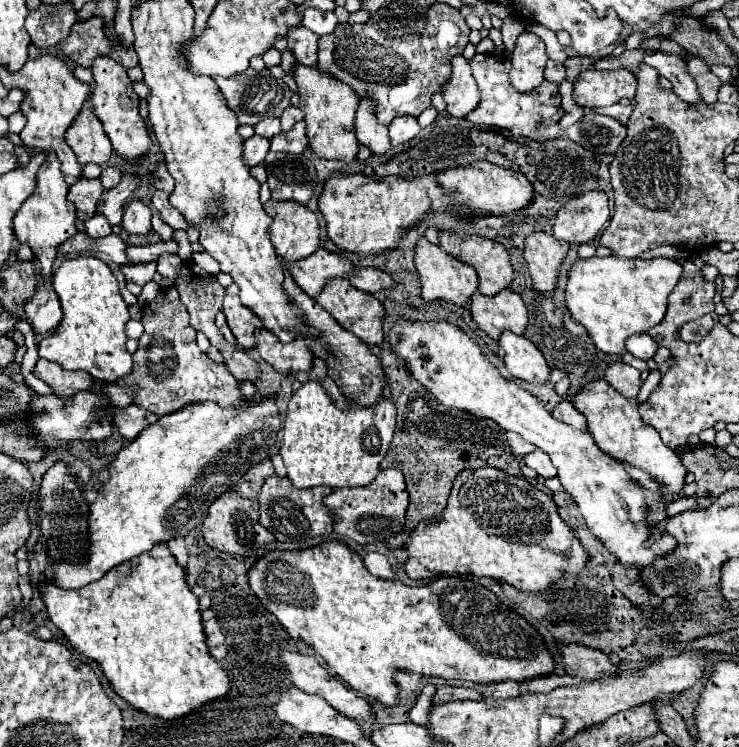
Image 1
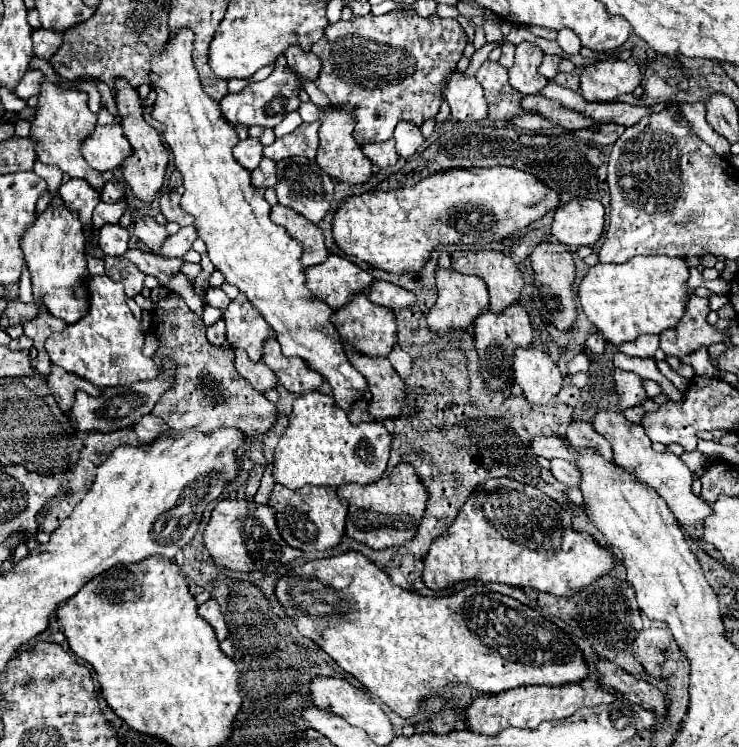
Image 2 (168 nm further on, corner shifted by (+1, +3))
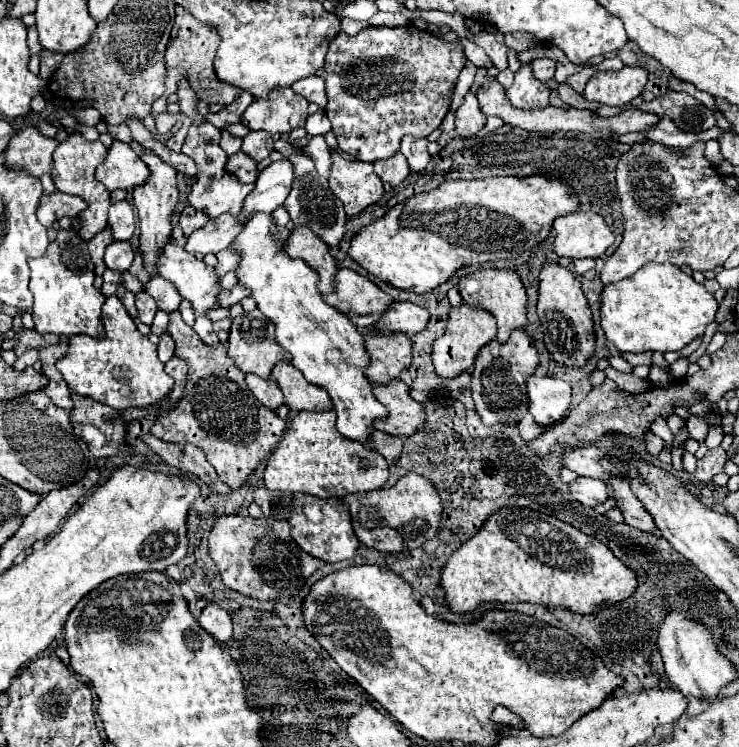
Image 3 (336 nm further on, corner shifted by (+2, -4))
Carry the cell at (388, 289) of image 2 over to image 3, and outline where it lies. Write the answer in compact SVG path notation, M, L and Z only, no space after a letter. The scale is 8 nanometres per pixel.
M394 302L386 312L382 312L376 328L382 332L404 332L416 334L426 328L430 314L428 310L412 302Z

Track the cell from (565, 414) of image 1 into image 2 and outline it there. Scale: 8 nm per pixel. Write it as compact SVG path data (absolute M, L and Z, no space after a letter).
M573 421L573 423L569 425L567 439L569 439L577 449L593 449L593 451L599 453L605 461L613 463L611 445L607 443L607 439L603 439L603 437L593 429L593 425Z

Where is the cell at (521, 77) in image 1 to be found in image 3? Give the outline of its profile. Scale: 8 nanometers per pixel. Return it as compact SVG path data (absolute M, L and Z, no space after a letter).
M522 64L514 74L514 84L506 90L506 94L516 108L544 108L548 106L550 90L546 84L540 84L534 78L530 64Z

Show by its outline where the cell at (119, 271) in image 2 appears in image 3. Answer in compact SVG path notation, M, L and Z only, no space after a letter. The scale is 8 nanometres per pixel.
M106 270L106 272L102 274L102 278L104 278L104 284L102 284L102 292L104 292L106 296L112 296L112 294L114 294L114 296L118 296L118 298L124 302L124 306L126 306L128 314L130 314L132 318L136 318L134 294L132 294L132 292L128 292L128 290L124 288L122 276L124 276L124 274L118 274L118 272L110 272L110 270Z

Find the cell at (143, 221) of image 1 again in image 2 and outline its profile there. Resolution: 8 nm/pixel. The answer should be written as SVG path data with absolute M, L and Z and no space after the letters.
M143 217L143 219L135 219L133 229L135 229L135 235L151 249L153 255L161 255L161 245L169 237L165 225L159 225L151 217Z

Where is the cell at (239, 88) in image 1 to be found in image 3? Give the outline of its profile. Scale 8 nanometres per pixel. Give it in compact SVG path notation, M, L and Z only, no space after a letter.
M274 88L270 100L258 100L244 110L242 124L250 130L264 130L270 134L292 132L298 126L304 126L308 116L308 102L290 88Z

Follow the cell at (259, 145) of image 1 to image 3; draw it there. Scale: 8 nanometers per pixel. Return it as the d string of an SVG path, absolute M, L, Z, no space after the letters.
M236 152L234 156L230 156L228 164L226 164L226 170L230 174L234 174L242 184L250 184L258 176L256 160L250 160L250 156L246 156L244 152Z

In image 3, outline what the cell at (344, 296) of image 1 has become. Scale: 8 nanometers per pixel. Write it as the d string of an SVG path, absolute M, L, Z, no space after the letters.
M374 328L364 330L364 344L370 356L366 376L370 382L386 384L410 366L412 348L406 334L400 336L378 336Z

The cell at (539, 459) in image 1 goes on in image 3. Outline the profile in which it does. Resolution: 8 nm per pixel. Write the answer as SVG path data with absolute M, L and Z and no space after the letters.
M578 476L574 482L568 484L570 494L584 506L598 506L608 498L606 492L606 484L602 480L594 480L594 478L586 478L586 476Z

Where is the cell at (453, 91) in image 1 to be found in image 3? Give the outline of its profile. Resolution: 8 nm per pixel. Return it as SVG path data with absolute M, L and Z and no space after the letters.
M474 92L464 96L464 102L454 112L456 116L456 132L458 136L472 136L480 132L486 124L486 114L478 108L478 98Z

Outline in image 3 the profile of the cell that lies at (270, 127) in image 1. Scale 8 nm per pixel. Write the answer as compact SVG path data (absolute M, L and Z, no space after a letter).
M248 132L242 140L242 152L250 154L256 162L260 162L270 156L270 152L274 150L272 144L274 140L268 132Z

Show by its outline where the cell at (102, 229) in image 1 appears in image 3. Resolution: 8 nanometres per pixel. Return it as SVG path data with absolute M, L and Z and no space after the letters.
M114 240L112 244L106 246L106 254L104 254L104 262L110 270L116 272L126 272L128 266L134 260L134 248L130 246L130 242L118 242Z

